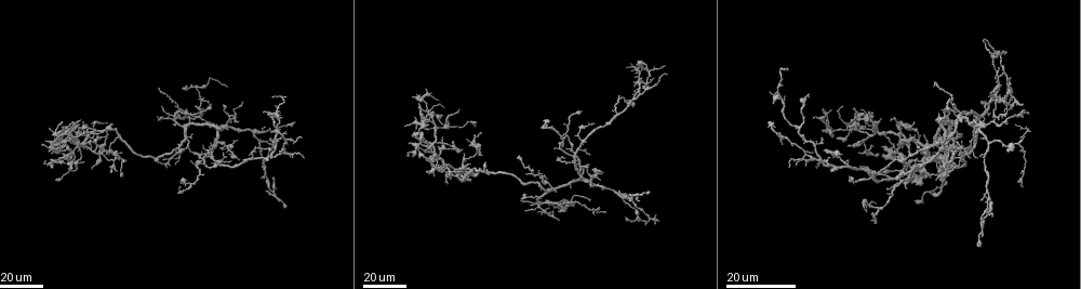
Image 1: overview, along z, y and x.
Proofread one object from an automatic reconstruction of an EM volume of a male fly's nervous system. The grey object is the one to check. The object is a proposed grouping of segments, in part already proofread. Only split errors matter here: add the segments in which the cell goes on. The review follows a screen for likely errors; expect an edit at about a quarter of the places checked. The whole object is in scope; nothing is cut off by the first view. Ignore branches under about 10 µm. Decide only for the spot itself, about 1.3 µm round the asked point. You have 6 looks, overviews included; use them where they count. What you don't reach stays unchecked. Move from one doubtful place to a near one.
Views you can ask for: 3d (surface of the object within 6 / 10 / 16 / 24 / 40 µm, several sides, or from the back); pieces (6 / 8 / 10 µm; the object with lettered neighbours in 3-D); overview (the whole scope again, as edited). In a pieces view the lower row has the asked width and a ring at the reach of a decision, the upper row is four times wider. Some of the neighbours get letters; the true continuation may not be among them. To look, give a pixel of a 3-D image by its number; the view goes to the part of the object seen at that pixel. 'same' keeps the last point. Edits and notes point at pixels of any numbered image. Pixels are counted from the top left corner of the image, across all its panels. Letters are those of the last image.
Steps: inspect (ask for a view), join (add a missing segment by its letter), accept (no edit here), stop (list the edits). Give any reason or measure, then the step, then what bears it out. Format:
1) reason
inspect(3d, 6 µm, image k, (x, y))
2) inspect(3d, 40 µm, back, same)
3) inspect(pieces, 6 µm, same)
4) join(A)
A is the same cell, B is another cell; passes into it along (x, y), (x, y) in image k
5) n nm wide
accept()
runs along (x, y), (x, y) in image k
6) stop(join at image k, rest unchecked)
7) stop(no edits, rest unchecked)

free end
inspect(3d, 24 µm, image 1, (1022, 105))

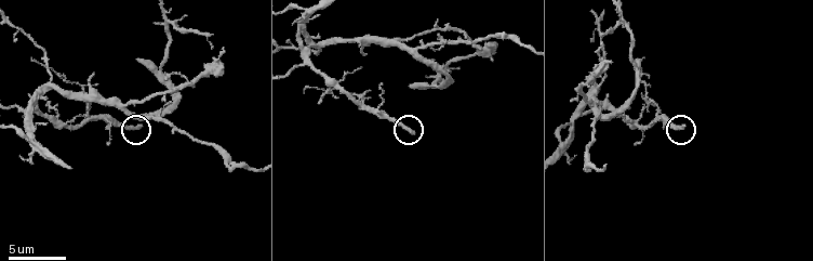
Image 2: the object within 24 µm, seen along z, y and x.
inspect(pieces, 10 µm, image 2, (140, 127))

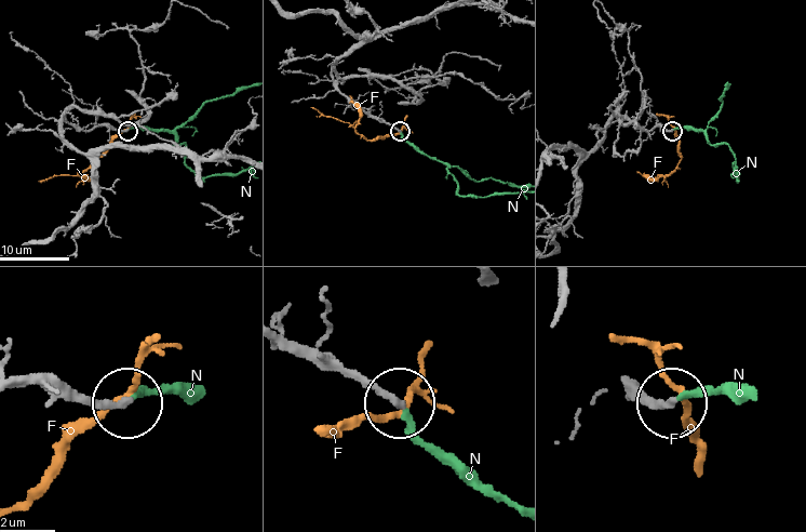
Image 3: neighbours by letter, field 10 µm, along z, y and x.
join(N)
N is the same cell, F is another cell; passes into it along (328, 353), (381, 385), (416, 435), (514, 502) in image 3; the cell continues

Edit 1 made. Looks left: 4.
see it whole again
inspect(overview)

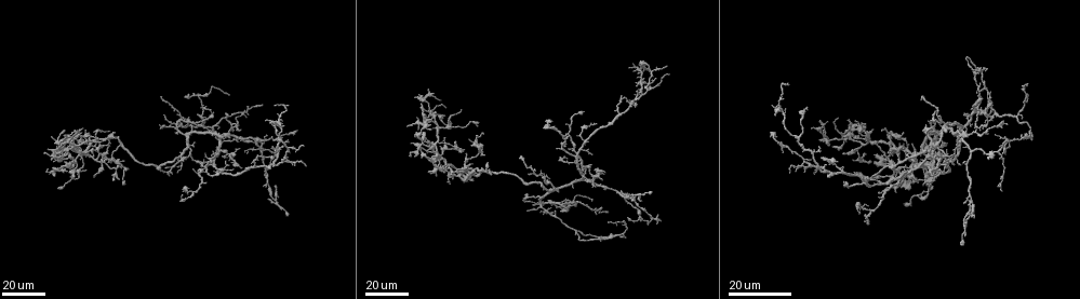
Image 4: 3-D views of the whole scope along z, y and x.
branch stops here
inspect(3d, 24 µm, image 4, (196, 162))

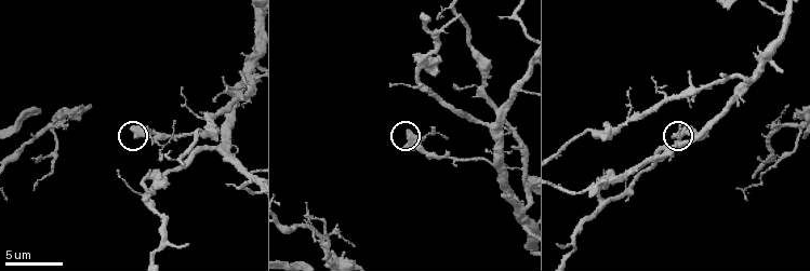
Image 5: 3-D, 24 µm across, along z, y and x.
inspect(3d, 10 µm, image 5, (409, 130))

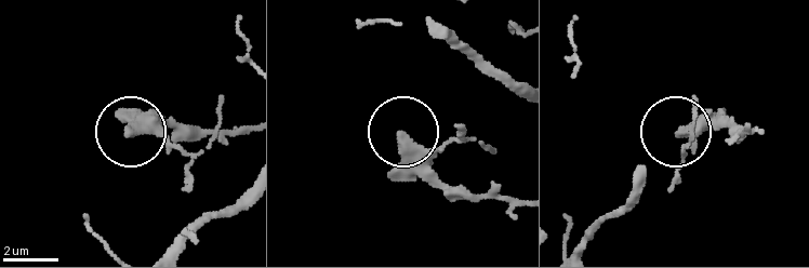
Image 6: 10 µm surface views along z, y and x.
inspect(pieces, 8 µm, image 6, (126, 131))

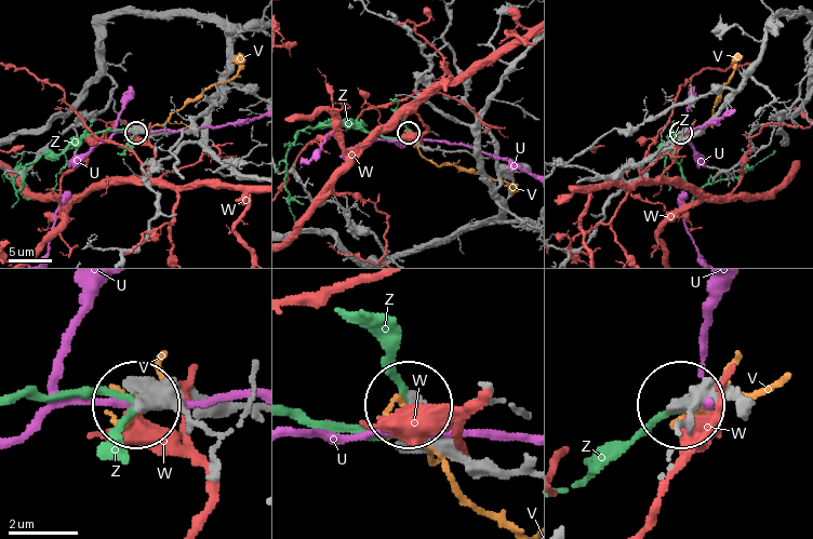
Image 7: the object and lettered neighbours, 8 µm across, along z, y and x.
accept()
U, V, W and Z are other cells; no lettered segment goes on from it

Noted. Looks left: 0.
stop(join at image 3, rest unchecked)

